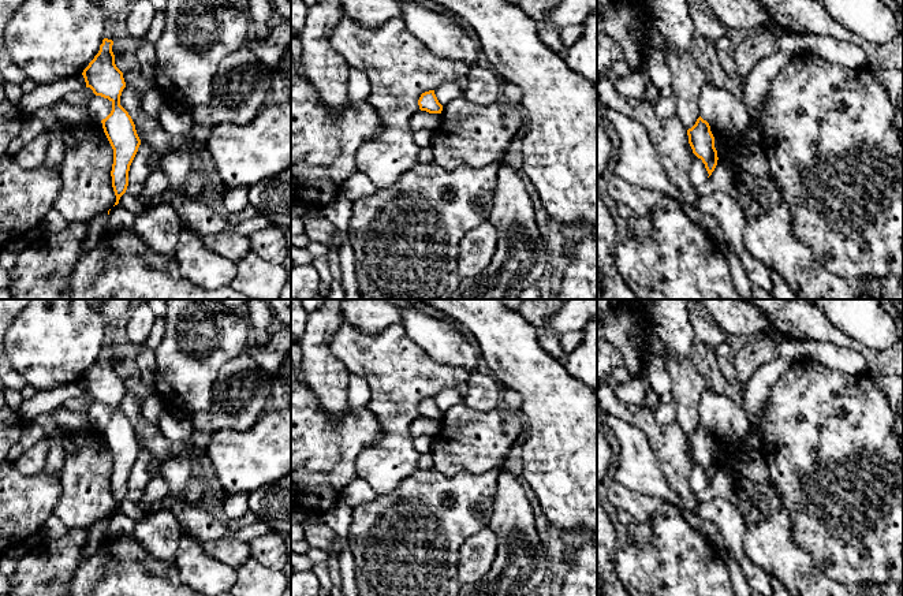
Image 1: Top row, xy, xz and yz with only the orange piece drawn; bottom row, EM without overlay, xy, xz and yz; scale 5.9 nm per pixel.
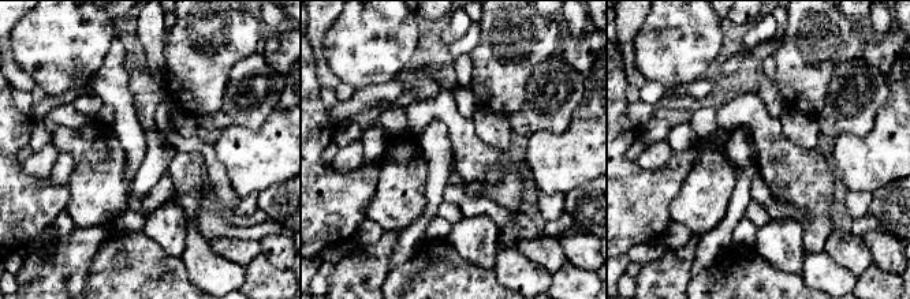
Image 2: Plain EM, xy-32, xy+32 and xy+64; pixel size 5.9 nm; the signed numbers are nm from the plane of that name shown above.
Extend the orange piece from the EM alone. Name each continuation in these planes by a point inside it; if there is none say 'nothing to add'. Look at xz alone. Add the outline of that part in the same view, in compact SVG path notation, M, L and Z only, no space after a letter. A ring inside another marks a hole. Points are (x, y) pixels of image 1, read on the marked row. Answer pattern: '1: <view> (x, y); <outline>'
nothing to add

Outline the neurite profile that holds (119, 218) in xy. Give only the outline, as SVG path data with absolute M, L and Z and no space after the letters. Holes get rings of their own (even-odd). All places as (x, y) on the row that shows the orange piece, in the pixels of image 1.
M120 204L115 205L109 211L108 216L109 216L108 227L111 230L133 228L133 226L135 223L135 217L137 217L134 213L131 213L130 211L127 211Z

